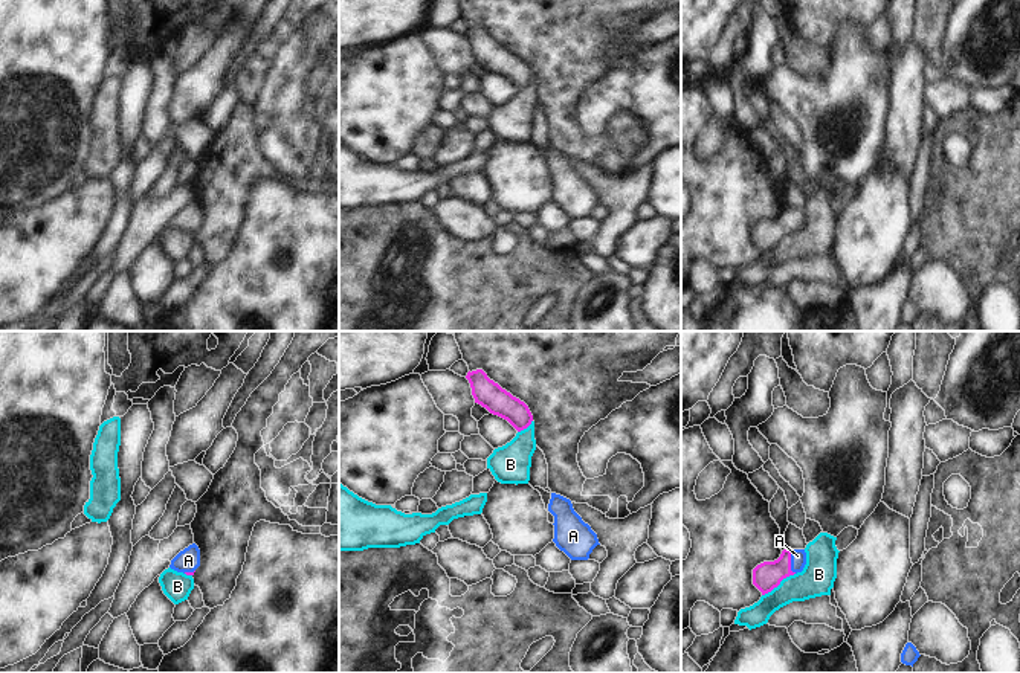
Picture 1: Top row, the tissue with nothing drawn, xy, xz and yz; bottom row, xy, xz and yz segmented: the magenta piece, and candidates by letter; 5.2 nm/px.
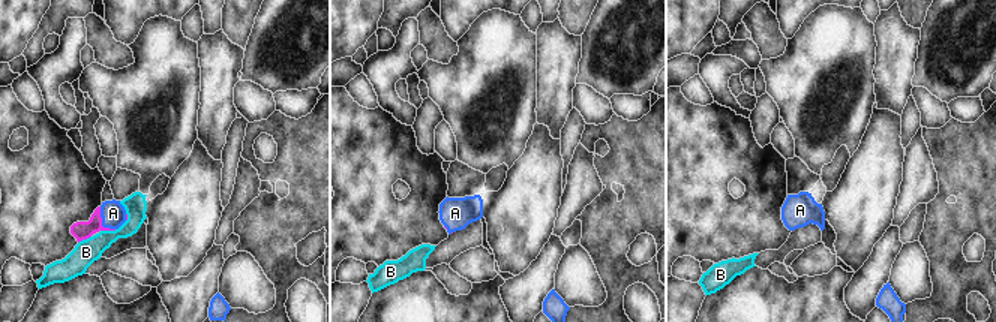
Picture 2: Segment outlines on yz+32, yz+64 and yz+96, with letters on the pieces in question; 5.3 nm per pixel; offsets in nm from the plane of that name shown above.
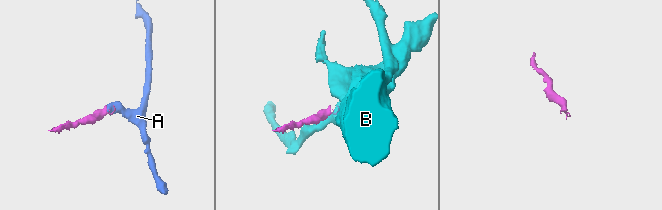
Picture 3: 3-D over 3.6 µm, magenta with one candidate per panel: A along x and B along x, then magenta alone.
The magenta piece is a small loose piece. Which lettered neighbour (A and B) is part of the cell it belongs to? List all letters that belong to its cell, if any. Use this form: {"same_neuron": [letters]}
{"same_neuron": ["A"]}

